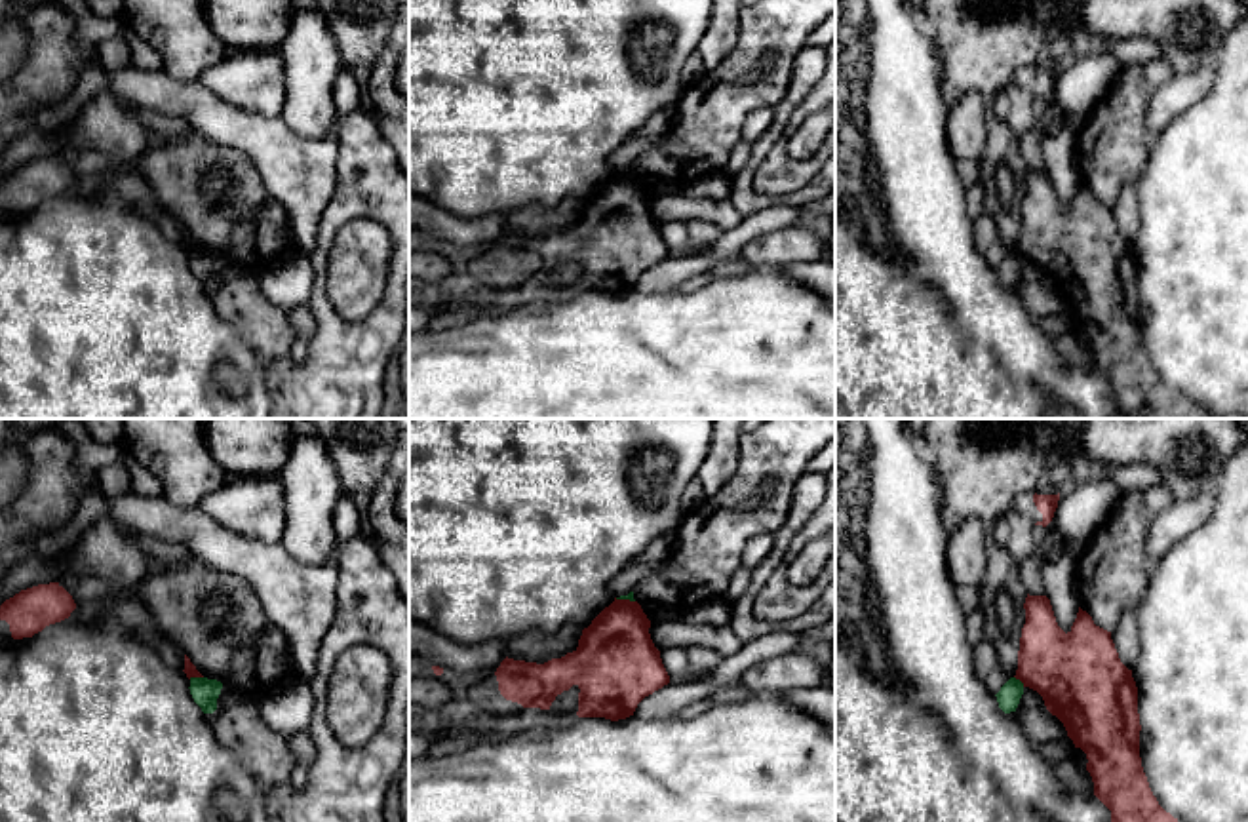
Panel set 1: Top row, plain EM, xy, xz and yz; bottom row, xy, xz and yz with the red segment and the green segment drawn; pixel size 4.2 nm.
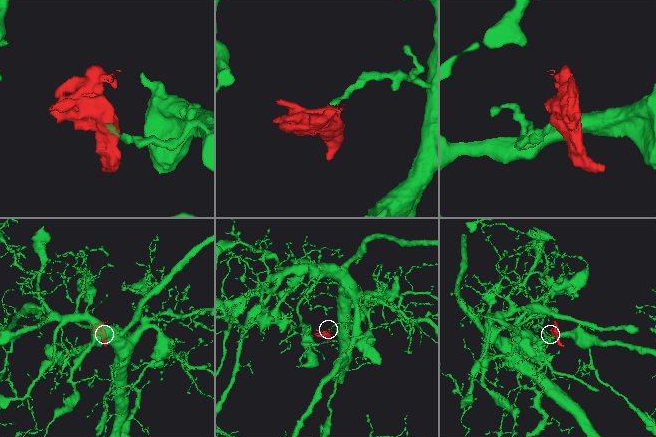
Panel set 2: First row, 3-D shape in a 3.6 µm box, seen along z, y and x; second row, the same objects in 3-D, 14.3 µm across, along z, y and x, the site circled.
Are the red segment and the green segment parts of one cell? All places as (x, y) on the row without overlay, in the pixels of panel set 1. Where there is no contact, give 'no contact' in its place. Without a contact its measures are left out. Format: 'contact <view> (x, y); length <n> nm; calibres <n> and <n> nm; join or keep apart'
contact xy (194, 250); length 60 nm; calibres 50 and 120 nm; keep apart

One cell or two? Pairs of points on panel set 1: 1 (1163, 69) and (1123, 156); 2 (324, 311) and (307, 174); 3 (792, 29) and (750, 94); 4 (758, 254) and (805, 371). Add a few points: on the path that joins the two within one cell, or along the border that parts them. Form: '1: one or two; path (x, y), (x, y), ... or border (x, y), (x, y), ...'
1: one; path (1140, 90), (1123, 107), (1123, 134)
2: two; border (331, 198), (320, 217), (316, 244), (309, 255)
3: one; path (784, 46), (782, 67), (767, 82)
4: two; border (754, 265), (777, 267)

